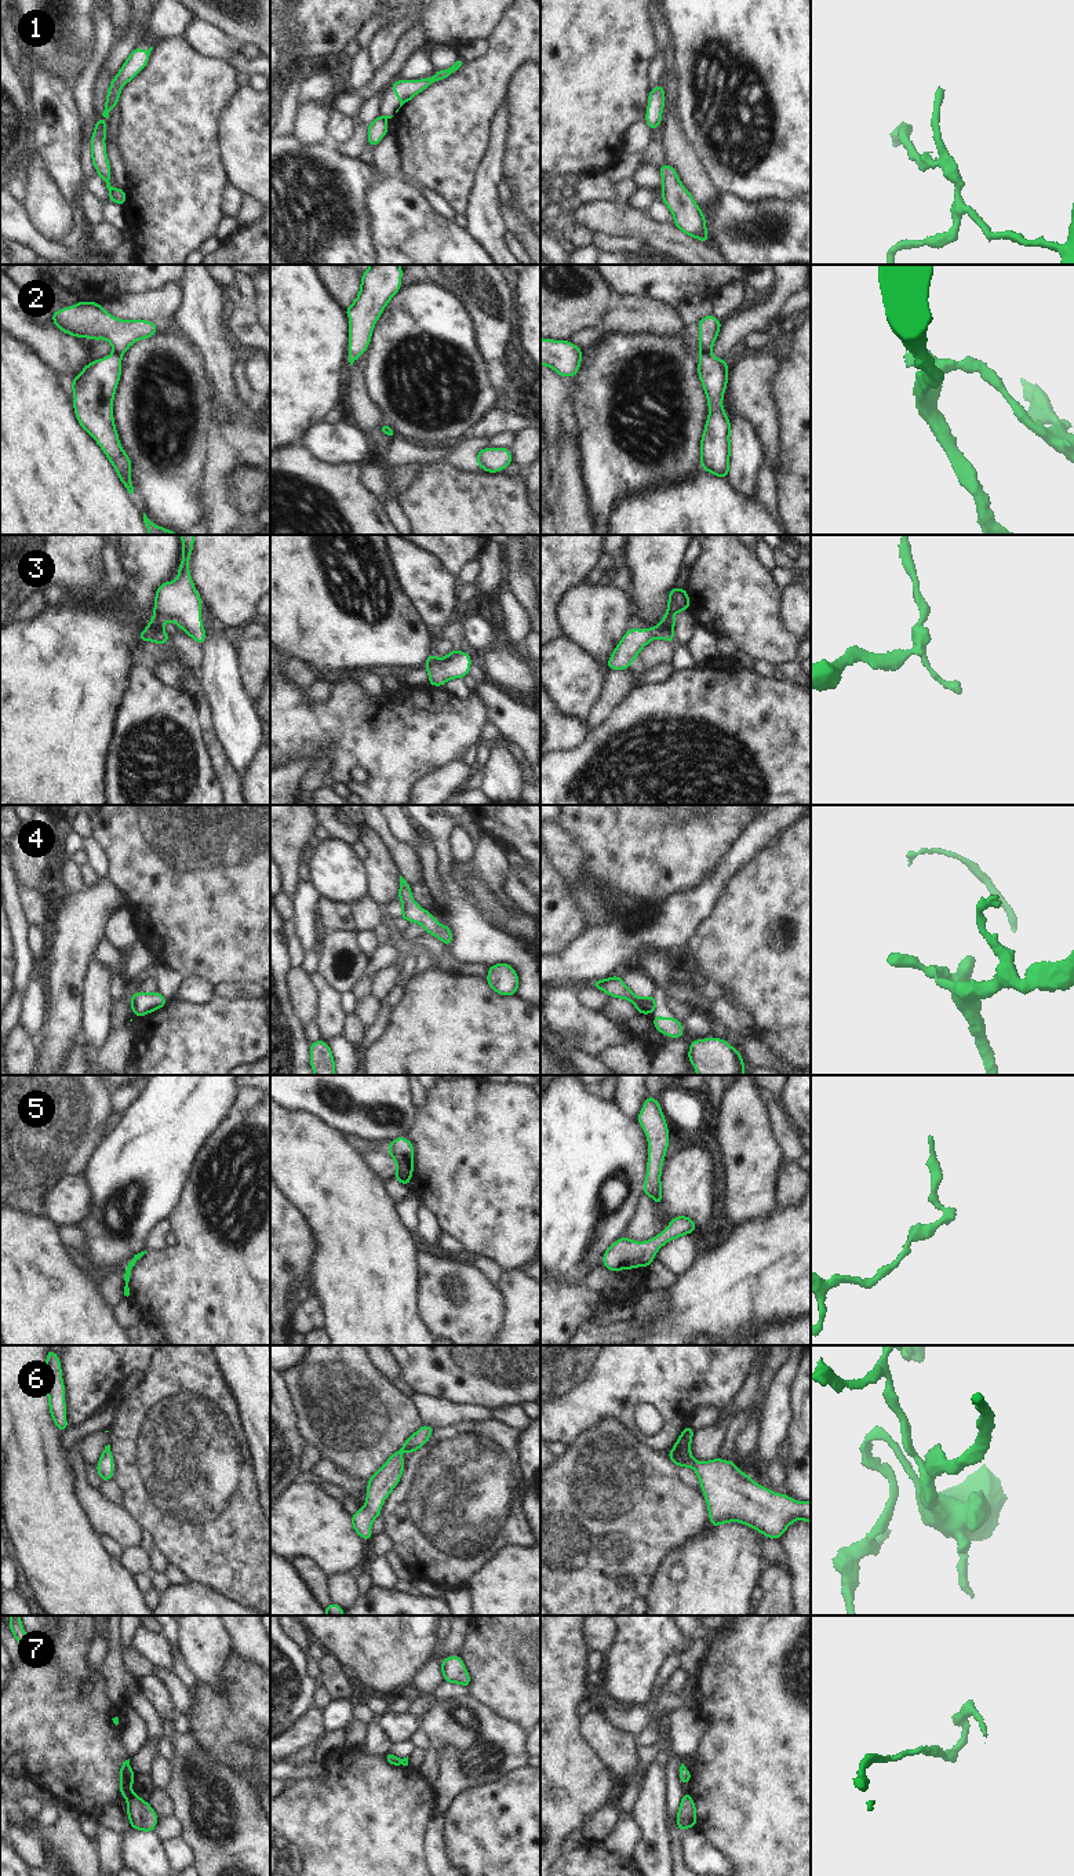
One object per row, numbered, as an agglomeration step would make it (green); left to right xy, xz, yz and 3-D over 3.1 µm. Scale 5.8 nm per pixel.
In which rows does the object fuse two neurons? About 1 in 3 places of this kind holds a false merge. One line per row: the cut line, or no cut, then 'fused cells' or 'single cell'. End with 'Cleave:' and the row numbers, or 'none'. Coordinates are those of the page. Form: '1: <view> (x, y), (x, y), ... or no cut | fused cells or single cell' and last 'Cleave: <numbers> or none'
1: xy (112, 188), (109, 200) | fused cells
2: yz (701, 352), (709, 354) | fused cells
3: xy (155, 614), (168, 618) | fused cells
4: yz (652, 998), (654, 1009) | fused cells
5: no cut | single cell
6: no cut | single cell
7: xy (130, 1795), (127, 1798) | fused cells
Cleave: 1, 2, 3, 4, 7

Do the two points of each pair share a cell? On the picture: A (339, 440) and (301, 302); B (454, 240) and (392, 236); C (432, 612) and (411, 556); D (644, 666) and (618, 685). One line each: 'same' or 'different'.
A: different
B: same
C: same
D: same

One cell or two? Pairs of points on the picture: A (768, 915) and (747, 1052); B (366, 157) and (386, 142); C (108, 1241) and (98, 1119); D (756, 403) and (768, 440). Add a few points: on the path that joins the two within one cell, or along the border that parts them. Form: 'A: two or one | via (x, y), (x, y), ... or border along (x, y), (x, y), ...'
A: two | border along (749, 1033), (775, 1055)
B: two | border along (371, 148), (372, 164)
C: two | border along (104, 1137), (87, 1157), (82, 1170)
D: one | via (761, 412), (767, 430)

